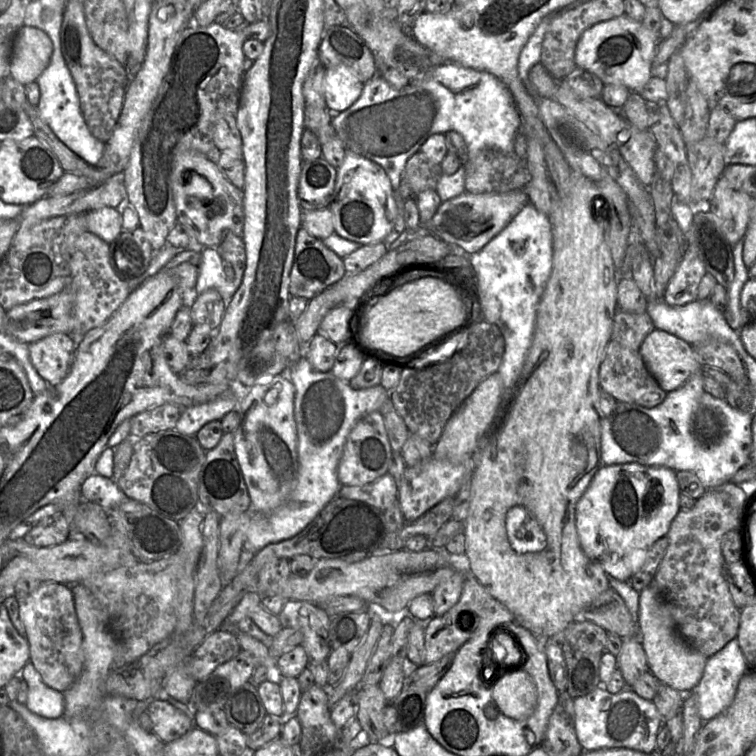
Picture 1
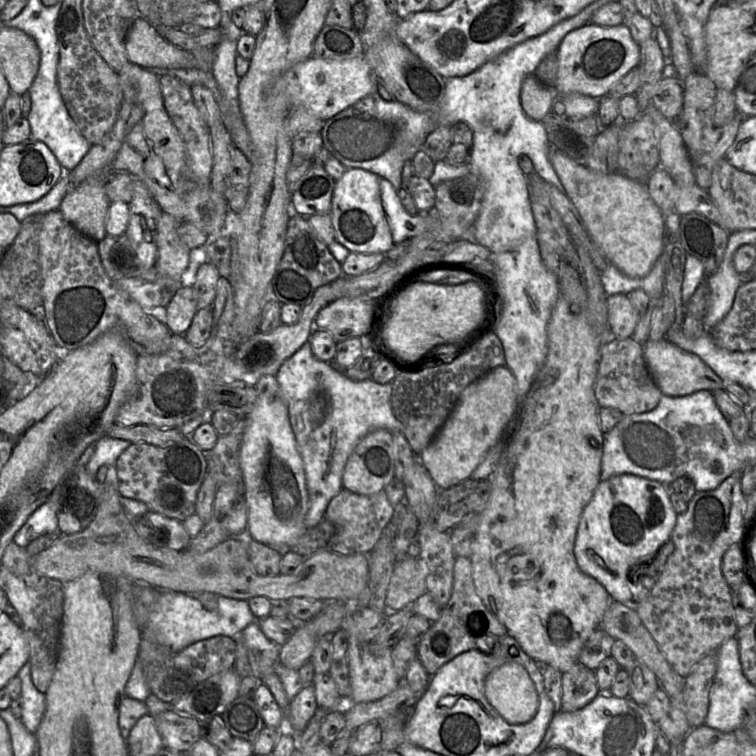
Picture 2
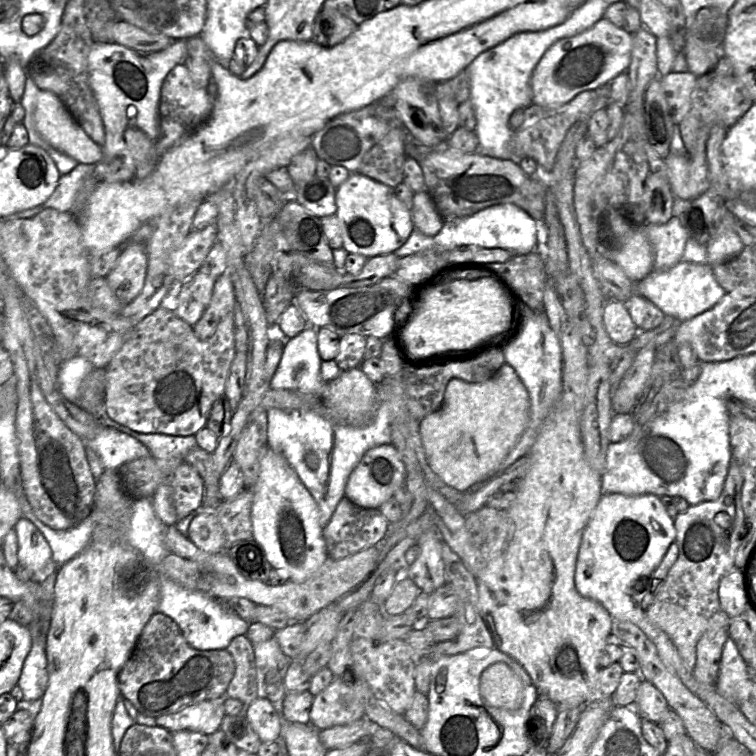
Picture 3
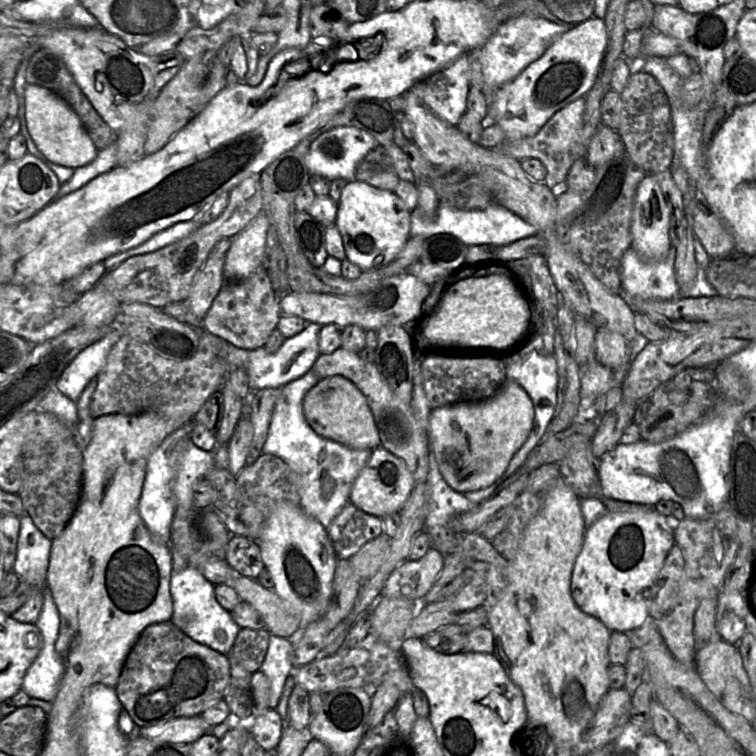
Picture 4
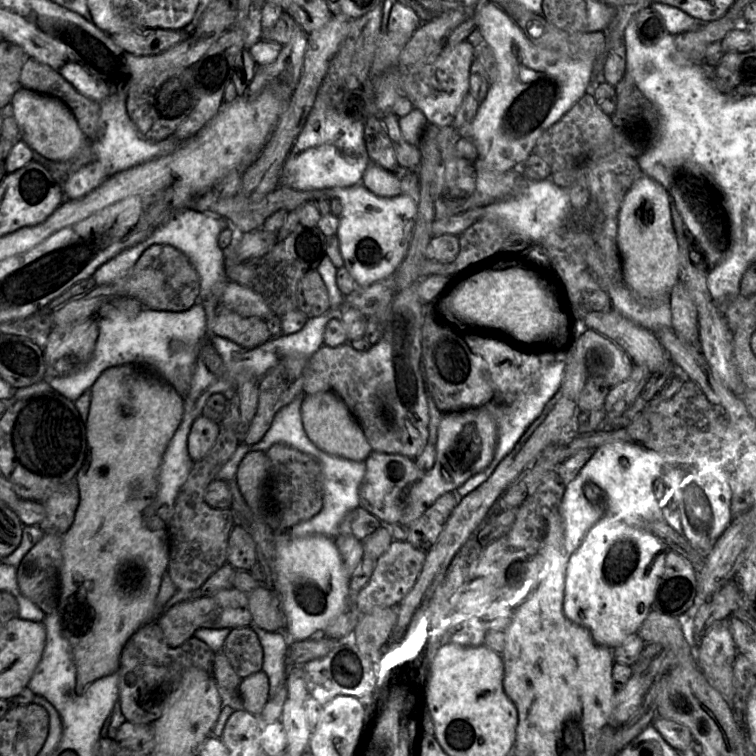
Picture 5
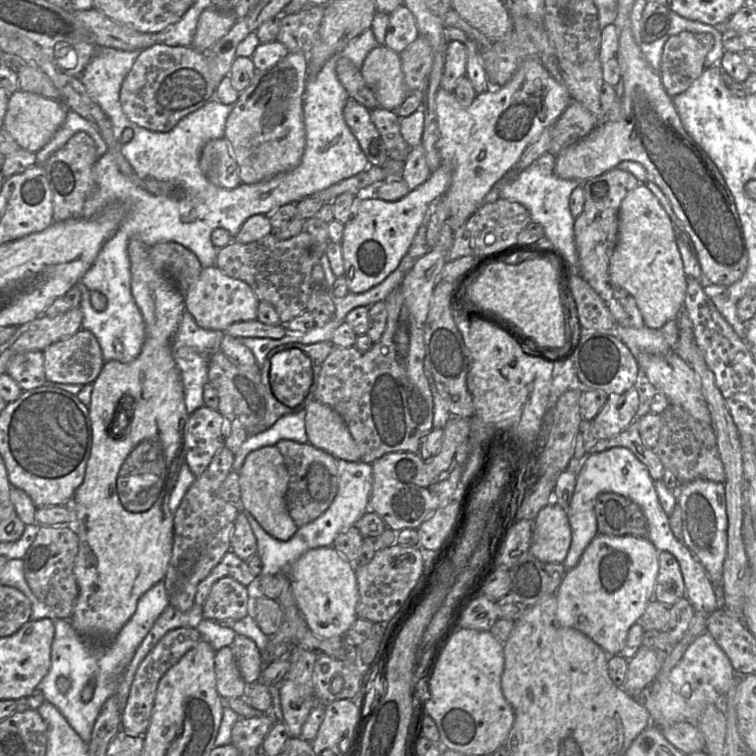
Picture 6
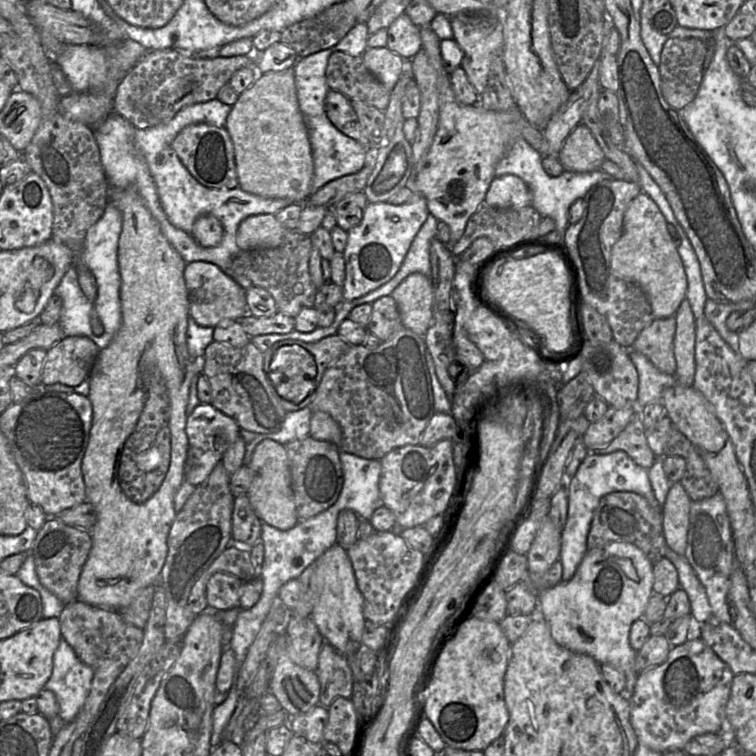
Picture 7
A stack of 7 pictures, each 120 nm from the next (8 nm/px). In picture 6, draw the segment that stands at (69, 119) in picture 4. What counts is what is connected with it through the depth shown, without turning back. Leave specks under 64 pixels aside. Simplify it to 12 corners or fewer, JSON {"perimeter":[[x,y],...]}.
{"perimeter":[[18,89],[3,128],[36,153],[62,126],[61,101]]}

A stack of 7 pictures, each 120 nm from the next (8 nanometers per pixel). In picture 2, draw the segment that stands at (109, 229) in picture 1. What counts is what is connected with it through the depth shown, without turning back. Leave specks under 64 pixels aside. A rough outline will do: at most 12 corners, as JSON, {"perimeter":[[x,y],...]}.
{"perimeter":[[108,172],[73,186],[59,210],[80,232],[106,238]]}

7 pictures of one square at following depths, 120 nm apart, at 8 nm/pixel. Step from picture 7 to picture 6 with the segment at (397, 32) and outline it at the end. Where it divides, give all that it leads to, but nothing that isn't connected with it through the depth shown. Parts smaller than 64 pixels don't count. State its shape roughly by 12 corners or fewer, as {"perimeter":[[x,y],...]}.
{"perimeter":[[403,4],[390,14],[384,45],[399,54],[419,35]]}

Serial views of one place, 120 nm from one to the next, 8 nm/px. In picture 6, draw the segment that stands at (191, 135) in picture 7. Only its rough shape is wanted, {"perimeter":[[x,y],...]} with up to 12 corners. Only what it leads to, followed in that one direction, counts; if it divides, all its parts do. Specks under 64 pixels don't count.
{"perimeter":[[224,137],[204,145],[199,166],[215,186],[242,183]]}

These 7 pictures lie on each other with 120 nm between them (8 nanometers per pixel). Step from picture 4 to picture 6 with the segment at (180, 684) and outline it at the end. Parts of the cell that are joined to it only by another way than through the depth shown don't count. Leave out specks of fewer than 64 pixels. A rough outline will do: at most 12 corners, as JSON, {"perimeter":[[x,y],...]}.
{"perimeter":[[167,632],[140,663],[121,729],[144,736],[163,675],[202,639]]}

